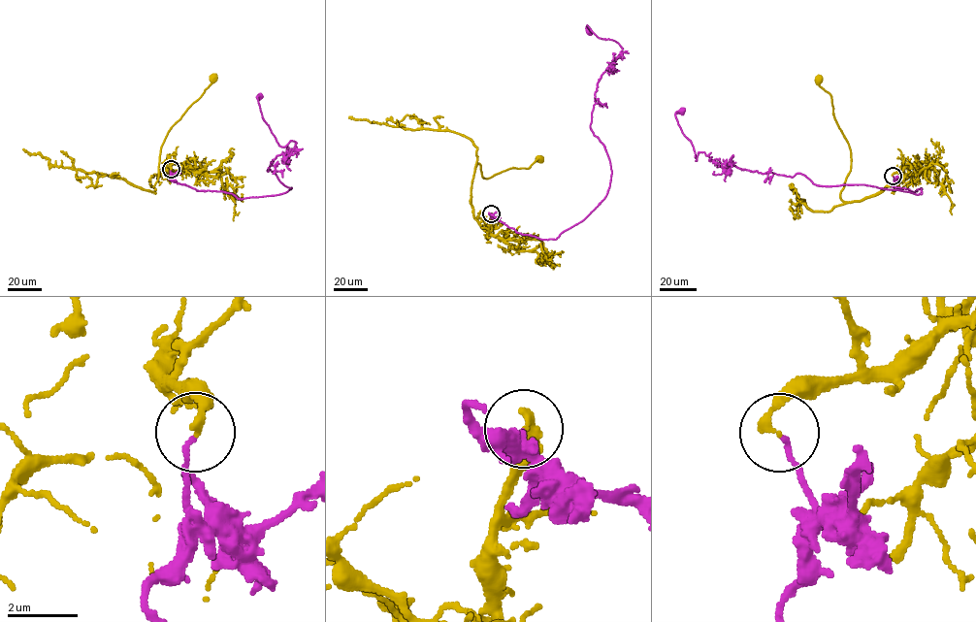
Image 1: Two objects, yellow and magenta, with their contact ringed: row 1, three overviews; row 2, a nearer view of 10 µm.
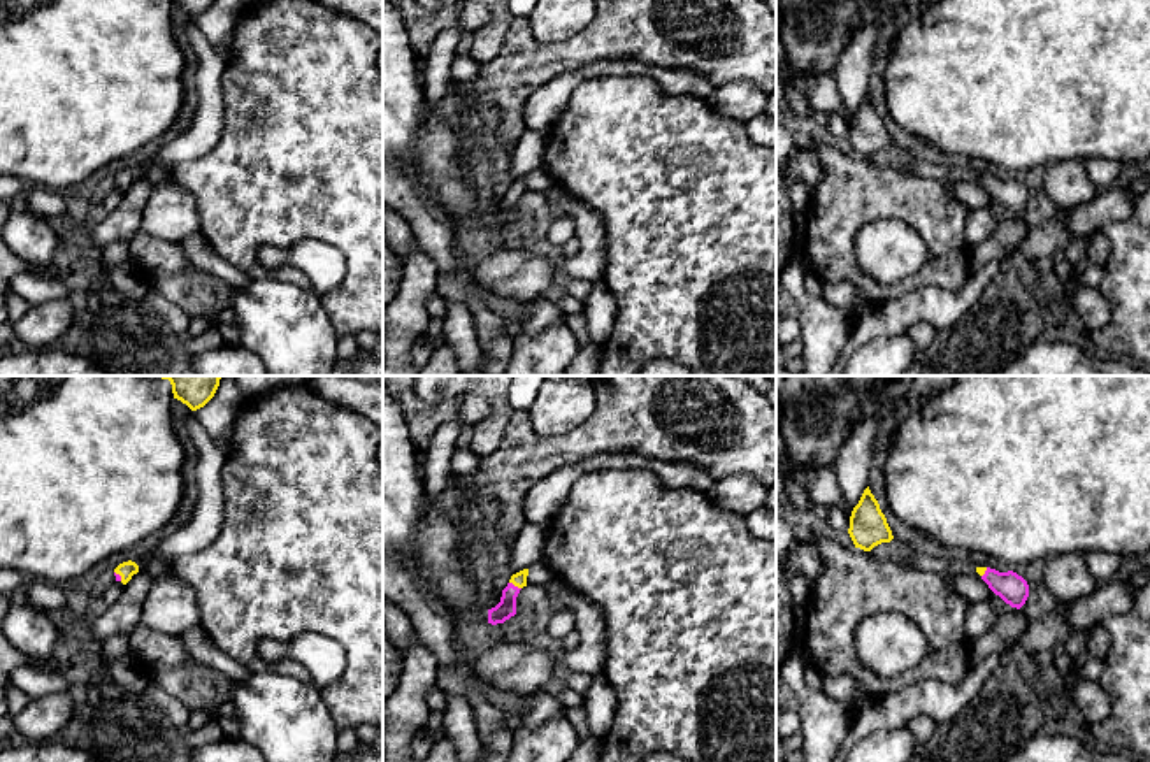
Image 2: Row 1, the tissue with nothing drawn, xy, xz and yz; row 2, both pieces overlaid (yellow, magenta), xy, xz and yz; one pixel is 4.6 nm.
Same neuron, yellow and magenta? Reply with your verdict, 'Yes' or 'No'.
No

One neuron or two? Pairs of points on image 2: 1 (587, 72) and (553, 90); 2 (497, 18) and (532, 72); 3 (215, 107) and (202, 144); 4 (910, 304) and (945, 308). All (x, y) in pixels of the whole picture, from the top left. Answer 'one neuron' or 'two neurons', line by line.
1: one neuron
2: two neurons
3: one neuron
4: one neuron

